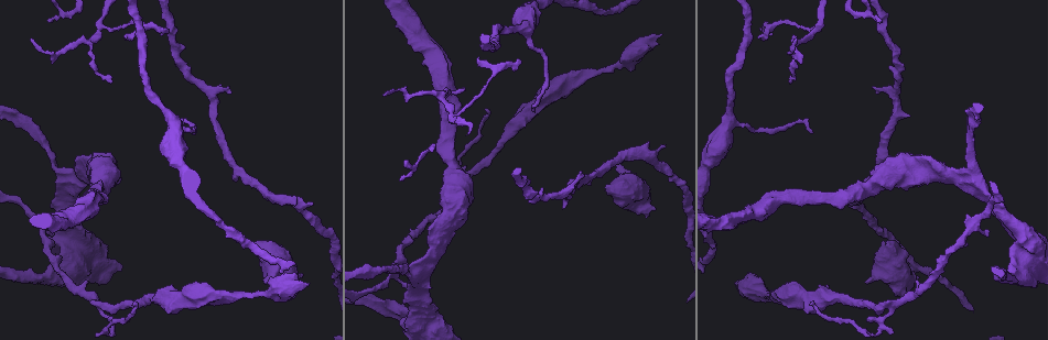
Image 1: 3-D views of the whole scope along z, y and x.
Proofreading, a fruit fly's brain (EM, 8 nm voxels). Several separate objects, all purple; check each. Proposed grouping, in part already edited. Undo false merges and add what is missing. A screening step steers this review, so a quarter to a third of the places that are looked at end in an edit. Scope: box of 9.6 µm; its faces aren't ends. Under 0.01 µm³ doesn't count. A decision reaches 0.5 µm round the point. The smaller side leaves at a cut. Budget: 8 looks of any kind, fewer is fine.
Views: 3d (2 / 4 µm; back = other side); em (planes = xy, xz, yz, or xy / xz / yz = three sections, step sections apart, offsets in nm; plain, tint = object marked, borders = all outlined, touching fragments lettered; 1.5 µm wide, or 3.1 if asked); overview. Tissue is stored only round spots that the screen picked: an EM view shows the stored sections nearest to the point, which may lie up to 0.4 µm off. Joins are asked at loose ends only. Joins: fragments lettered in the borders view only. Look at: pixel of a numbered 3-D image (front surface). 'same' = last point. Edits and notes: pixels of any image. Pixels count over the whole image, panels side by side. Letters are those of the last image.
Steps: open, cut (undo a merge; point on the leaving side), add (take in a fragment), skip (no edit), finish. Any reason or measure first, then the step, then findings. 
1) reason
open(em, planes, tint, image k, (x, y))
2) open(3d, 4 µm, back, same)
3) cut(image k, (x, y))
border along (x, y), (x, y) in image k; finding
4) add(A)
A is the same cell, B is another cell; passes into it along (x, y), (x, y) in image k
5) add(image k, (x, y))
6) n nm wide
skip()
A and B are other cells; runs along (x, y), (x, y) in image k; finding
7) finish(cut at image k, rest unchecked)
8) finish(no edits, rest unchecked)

tapers out
open(em, xz, step 8, tint, image 1, (51, 21))

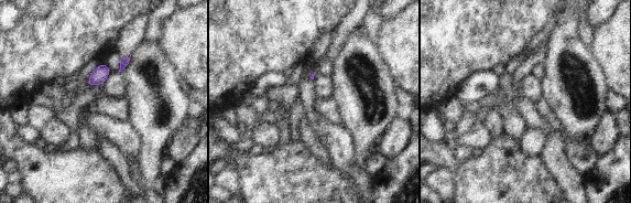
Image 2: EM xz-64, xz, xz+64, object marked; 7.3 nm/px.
cut it another way
open(em, planes, borders, same)

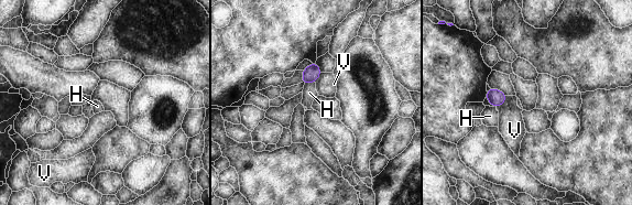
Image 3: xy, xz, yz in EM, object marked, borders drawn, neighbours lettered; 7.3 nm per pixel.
skip()
H and V are other cells; border along (507, 96), (497, 107) in image 3; none of them fits

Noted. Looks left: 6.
branch stops here
open(3d, 2 µm, image 1, (811, 133))

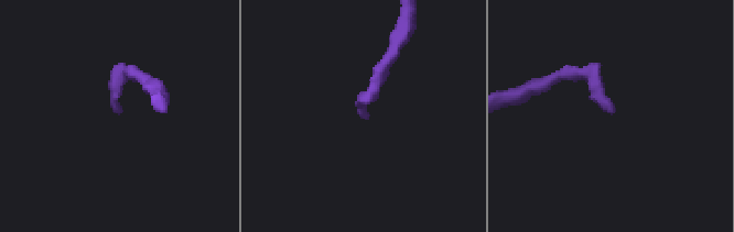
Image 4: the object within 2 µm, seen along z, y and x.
open(em, xz, step 8, tint, image 4, (368, 119))

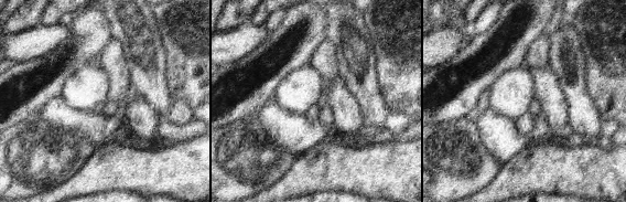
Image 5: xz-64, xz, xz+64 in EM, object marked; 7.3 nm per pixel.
another direction
open(em, planes, borders, same)

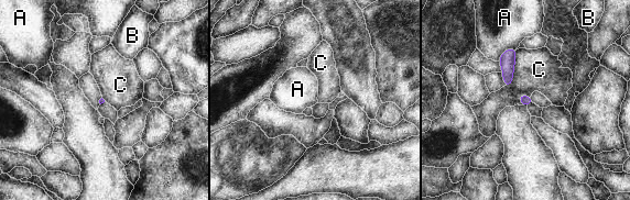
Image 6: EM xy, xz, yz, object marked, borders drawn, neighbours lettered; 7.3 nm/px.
C touches over 300 nm
skip()
A, B and C are other cells; border along (517, 50), (512, 82), (503, 87) in image 6; none of them fits

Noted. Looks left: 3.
free end
open(em, planes, borders, image 1, (864, 282))

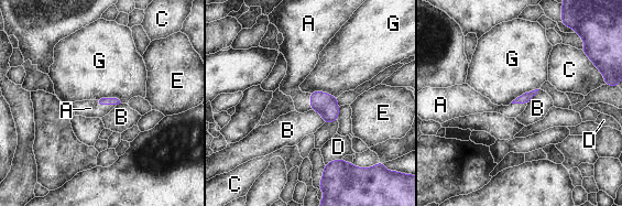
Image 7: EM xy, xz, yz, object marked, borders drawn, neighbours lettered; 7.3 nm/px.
add(A)
A is the same cell, B, C, D, E and G are other cells; passes into it along (104, 100), (107, 104), (90, 108) in image 7; the neuron continues

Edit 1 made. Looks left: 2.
finish(add at image 7, rest unchecked)

